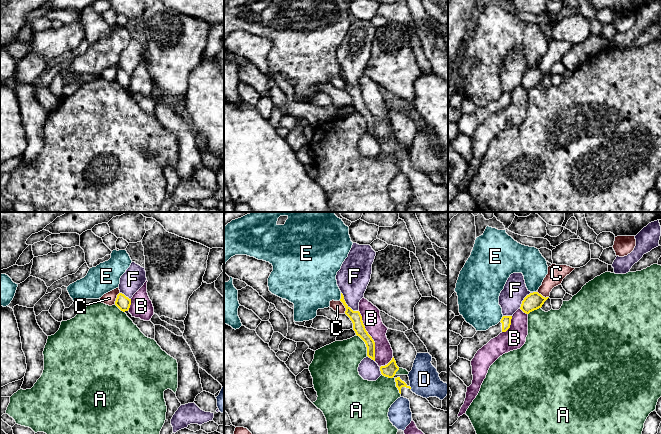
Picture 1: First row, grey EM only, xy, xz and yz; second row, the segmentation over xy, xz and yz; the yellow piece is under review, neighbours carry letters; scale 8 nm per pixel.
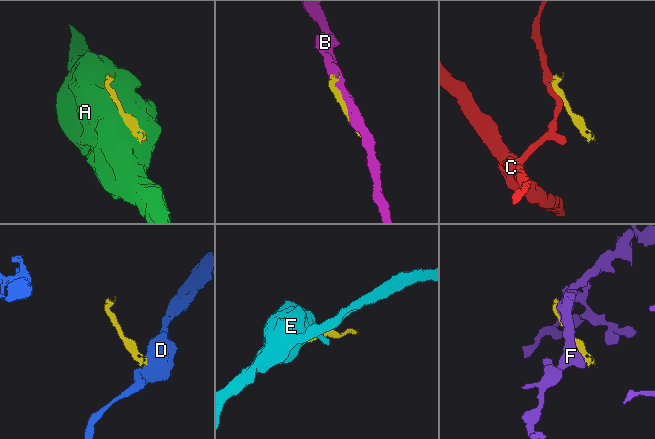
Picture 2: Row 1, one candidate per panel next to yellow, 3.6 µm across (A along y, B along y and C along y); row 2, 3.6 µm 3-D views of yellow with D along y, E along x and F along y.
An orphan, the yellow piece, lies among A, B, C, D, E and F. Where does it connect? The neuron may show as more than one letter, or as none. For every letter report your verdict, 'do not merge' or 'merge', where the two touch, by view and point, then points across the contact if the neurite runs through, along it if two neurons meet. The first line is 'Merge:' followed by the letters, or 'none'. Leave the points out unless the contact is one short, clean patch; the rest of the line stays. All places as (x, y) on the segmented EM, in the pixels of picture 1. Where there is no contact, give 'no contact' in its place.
Merge: none
A: do not merge; contact xz (395, 380)
B: do not merge; contact xz (370, 336)
C: do not merge; contact xz (345, 307)
D: do not merge; contact xz (410, 387); border xz (409, 386), (411, 388)
E: do not merge; contact xz (341, 297)
F: do not merge; contact xz (346, 304)

